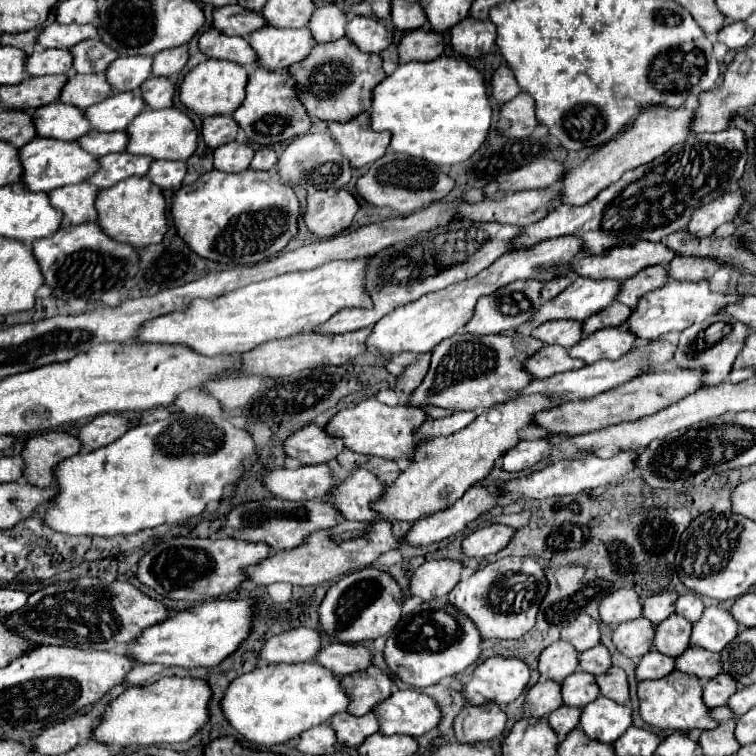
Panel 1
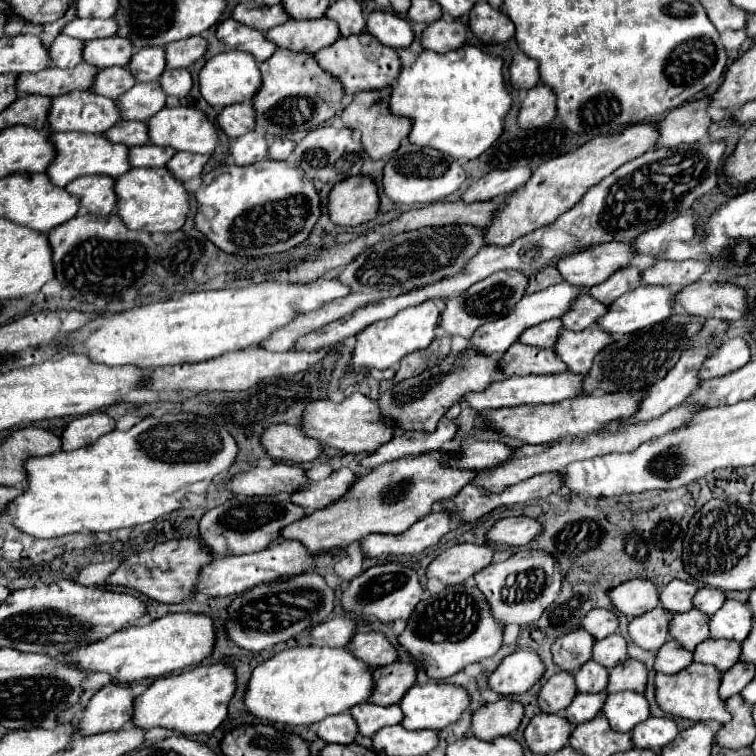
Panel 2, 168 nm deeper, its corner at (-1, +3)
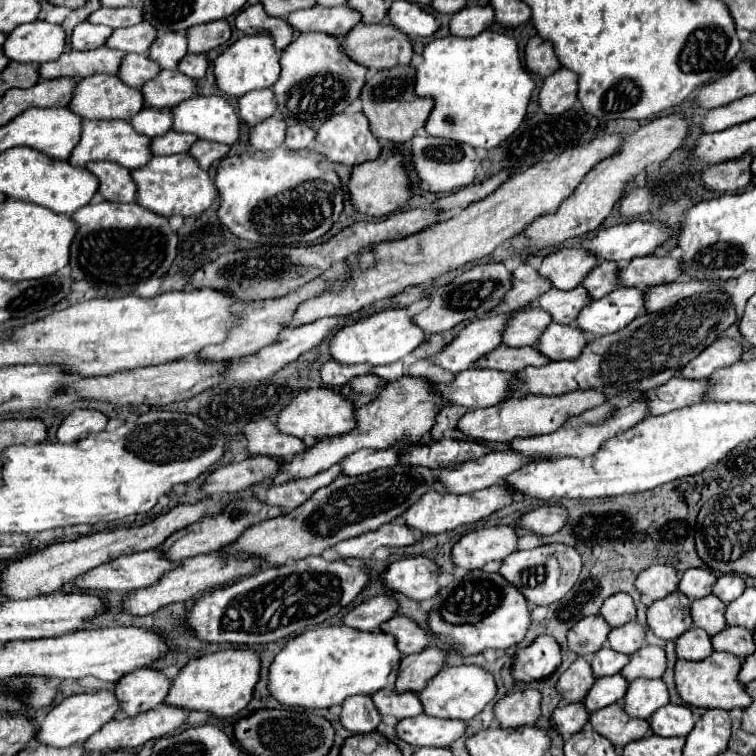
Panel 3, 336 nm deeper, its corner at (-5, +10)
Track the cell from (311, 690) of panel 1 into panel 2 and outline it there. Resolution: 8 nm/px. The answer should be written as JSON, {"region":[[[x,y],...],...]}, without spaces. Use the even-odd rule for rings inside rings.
{"region":[[[295,646],[259,664],[247,684],[243,704],[249,714],[287,726],[311,726],[331,714],[347,712],[369,698],[373,688],[367,664],[349,654],[347,648]]]}

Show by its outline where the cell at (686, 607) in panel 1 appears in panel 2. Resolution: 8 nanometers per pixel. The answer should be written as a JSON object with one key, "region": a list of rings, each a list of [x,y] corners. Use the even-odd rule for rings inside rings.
{"region":[[[709,586],[699,588],[697,594],[693,596],[693,606],[707,616],[713,616],[721,608],[723,602],[725,602],[725,594],[721,590],[709,588]]]}

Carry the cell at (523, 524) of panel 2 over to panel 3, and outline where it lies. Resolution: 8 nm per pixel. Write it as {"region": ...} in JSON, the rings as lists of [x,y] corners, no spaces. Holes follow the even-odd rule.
{"region":[[[545,505],[535,511],[529,511],[521,517],[521,527],[537,535],[553,535],[561,531],[567,523],[567,509],[561,505]]]}

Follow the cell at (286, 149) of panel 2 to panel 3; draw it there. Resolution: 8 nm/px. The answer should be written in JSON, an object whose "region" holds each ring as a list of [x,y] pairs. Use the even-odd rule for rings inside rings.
{"region":[[[291,125],[285,137],[285,147],[307,149],[313,139],[315,139],[315,129],[311,129],[309,125]]]}

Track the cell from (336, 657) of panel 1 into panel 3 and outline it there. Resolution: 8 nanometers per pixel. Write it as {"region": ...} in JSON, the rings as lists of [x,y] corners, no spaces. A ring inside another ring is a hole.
{"region":[[[395,615],[385,625],[381,625],[381,631],[393,633],[397,637],[397,647],[403,655],[419,653],[431,643],[431,635],[427,635],[411,617]]]}

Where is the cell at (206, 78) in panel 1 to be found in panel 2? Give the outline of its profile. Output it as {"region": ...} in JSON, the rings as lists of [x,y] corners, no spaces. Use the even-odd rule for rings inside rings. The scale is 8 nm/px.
{"region":[[[221,52],[205,62],[199,72],[199,92],[211,106],[229,106],[237,102],[251,102],[261,84],[261,72],[247,52]]]}

